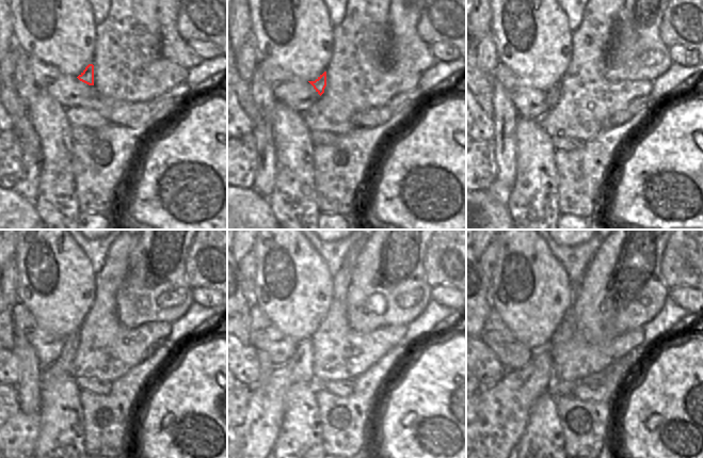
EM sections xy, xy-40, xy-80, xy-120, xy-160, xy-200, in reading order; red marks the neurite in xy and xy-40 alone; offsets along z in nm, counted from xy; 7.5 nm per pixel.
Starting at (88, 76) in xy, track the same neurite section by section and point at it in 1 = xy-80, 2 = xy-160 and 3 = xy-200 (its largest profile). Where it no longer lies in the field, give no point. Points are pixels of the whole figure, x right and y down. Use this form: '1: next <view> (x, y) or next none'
1: next xy-80 (552, 95)
2: next xy-160 (249, 444)
3: next xy-200 (504, 408)

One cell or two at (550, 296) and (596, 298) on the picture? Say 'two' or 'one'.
two

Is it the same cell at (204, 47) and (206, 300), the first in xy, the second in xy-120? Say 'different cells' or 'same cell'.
same cell

